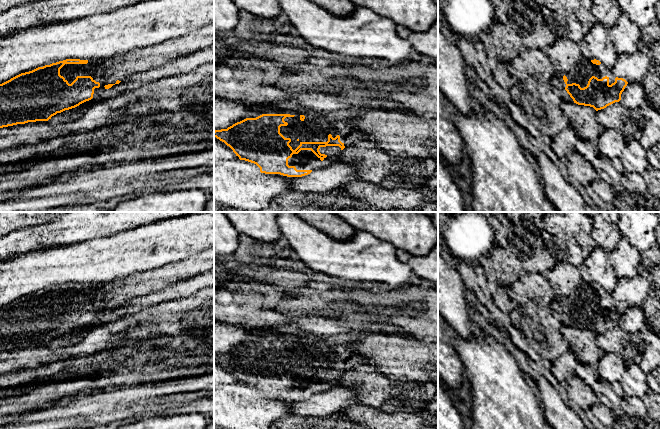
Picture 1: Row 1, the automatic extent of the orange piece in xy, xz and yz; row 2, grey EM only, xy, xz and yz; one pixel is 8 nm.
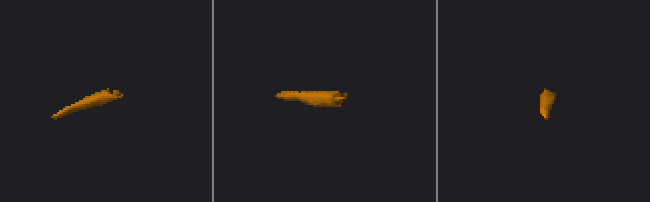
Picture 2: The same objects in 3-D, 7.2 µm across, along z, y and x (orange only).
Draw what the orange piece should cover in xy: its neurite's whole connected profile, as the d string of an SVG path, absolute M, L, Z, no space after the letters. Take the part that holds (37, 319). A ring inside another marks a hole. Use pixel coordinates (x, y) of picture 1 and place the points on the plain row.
M214 248L160 268L98 284L66 283L21 297L0 308L0 352L48 345L52 340L99 320L105 313L146 294L214 269Z

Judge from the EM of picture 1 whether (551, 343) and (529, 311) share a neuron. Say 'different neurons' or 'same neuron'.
same neuron

